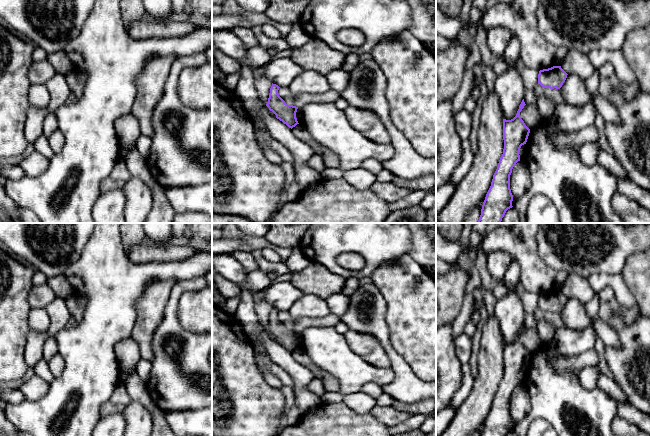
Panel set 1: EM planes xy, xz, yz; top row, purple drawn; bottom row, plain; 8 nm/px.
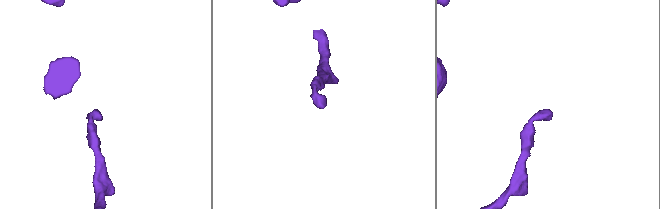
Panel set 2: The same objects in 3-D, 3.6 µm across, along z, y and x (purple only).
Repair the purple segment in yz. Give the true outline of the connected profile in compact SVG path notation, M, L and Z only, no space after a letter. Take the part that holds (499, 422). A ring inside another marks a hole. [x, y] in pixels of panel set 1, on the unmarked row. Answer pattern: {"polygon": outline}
{"polygon": "M523 323L516 340L511 344L503 343L503 378L493 399L481 436L506 436L513 431L510 399L513 391L520 385L520 372L526 368L530 357L530 353L520 341L520 336L525 329Z"}

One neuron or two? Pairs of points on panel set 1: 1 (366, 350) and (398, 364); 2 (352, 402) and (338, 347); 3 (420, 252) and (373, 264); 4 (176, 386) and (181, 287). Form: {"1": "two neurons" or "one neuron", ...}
{"1": "two neurons", "2": "two neurons", "3": "two neurons", "4": "one neuron"}

